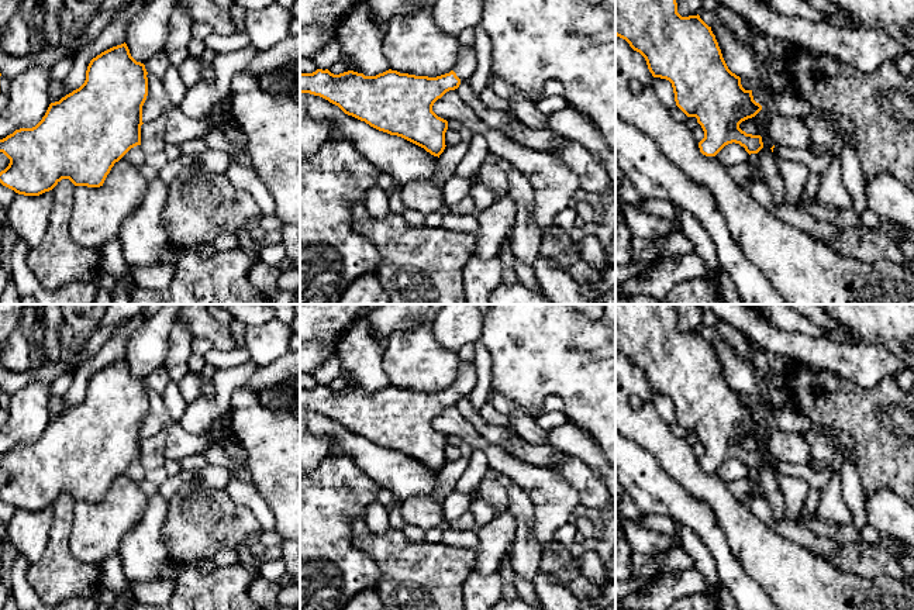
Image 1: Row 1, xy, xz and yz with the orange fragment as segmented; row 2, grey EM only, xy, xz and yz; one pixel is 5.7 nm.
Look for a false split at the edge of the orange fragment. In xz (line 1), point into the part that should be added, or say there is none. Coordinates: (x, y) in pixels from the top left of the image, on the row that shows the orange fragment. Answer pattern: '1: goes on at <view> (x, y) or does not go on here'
1: goes on at xz (465, 66)

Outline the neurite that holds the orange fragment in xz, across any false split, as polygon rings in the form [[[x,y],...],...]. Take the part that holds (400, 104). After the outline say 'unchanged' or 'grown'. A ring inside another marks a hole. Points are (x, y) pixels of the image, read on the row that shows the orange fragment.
[[[461,45],[456,66],[437,77],[386,70],[365,76],[353,70],[339,75],[328,69],[300,72],[300,93],[320,96],[345,114],[370,127],[401,137],[438,156],[445,149],[448,121],[432,111],[434,103],[459,87],[476,69],[473,46]]] | grown

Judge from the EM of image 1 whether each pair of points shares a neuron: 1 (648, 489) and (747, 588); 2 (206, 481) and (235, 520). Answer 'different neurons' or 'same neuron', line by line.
1: same neuron
2: different neurons

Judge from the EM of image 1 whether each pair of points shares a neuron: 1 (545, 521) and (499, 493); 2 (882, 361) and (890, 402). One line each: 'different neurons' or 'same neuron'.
1: different neurons
2: different neurons

